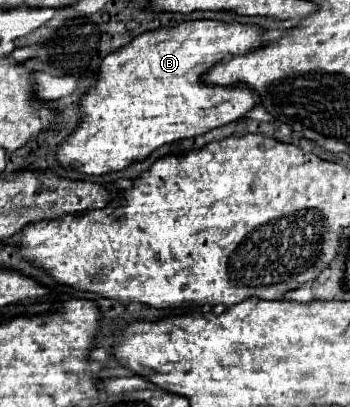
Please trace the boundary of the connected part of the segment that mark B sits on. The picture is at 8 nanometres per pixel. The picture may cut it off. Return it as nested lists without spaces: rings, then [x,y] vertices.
[[[188,20],[172,28],[158,28],[140,34],[130,44],[108,54],[102,60],[98,82],[84,94],[80,102],[84,112],[82,122],[78,130],[62,142],[58,150],[58,162],[62,166],[72,166],[84,174],[106,174],[122,170],[134,160],[144,160],[150,152],[164,144],[206,134],[218,126],[244,118],[258,102],[256,92],[248,88],[248,84],[240,82],[236,86],[226,88],[206,84],[202,78],[208,70],[212,70],[226,58],[252,52],[264,44],[264,30],[260,26],[220,20]]]

